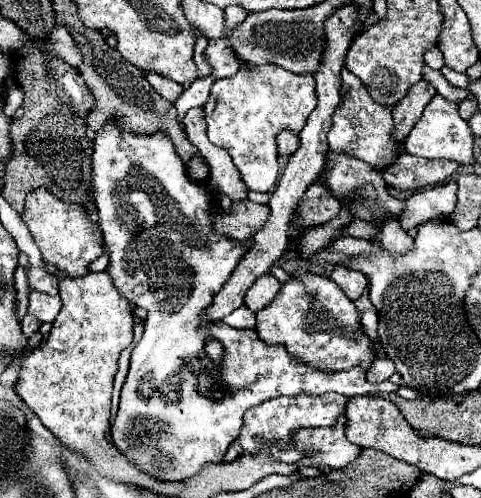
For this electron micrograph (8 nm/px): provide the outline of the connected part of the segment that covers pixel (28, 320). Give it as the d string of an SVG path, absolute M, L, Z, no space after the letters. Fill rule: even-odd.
M25 314L25 318L21 320L21 330L23 330L23 334L25 334L27 338L29 338L33 332L37 332L39 326L41 326L41 322L37 322L31 314Z

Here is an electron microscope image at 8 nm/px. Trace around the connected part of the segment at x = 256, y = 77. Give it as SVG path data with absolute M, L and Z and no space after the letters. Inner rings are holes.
M277 65L241 68L230 78L219 78L203 106L209 140L225 148L245 186L253 192L269 192L277 182L277 144L275 136L287 128L299 132L317 104L313 74L293 74ZM269 106L269 108L267 108ZM279 106L279 110L275 108Z

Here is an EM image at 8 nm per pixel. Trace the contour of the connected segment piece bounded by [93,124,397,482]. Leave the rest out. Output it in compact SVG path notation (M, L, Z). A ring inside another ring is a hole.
M109 124L103 132L97 132L97 138L95 138L95 152L93 152L93 192L95 192L95 206L97 206L97 212L99 212L99 224L101 224L101 230L103 230L103 240L105 240L105 246L107 246L107 250L109 250L109 258L111 258L111 262L109 262L109 268L107 268L107 272L111 274L111 278L113 278L113 282L117 284L117 288L121 290L121 294L133 304L133 306L139 306L139 308L145 308L147 310L147 320L145 320L145 332L143 332L143 338L139 340L139 344L133 348L133 352L131 352L131 366L129 366L129 372L127 372L127 378L125 378L125 384L123 384L123 390L121 390L121 396L123 396L123 408L135 408L135 404L151 404L151 408L159 408L159 416L155 416L155 428L159 428L159 452L155 452L155 456L159 456L159 462L149 462L149 468L145 466L145 464L135 464L135 466L139 466L139 470L143 470L143 472L147 472L149 476L153 476L153 478L159 478L159 480L165 480L165 482L181 482L181 480L187 480L187 478L191 478L191 476L195 476L199 470L201 470L201 466L203 464L207 464L207 462L223 462L223 456L225 456L225 452L227 452L227 448L229 448L229 444L233 442L233 440L237 440L237 436L239 436L239 428L241 428L241 420L243 420L243 412L247 410L247 408L251 408L251 406L257 406L257 404L261 404L261 402L265 402L265 400L269 400L269 398L275 398L275 396L297 396L297 394L323 394L323 392L339 392L339 394L343 394L343 396L359 396L359 394L369 394L369 392L397 392L397 384L393 384L393 382L383 382L383 384L373 384L371 380L369 380L369 370L366 372L367 380L372 383L369 384L367 380L365 380L365 372L361 370L361 368L353 368L351 372L337 372L337 374L327 374L327 372L311 372L311 368L303 368L303 364L295 364L295 360L291 360L291 356L287 356L287 352L283 352L283 348L267 348L261 340L259 340L259 336L255 336L255 330L243 330L243 328L255 328L255 313L249 310L245 305L241 306L237 310L234 310L225 318L225 324L223 322L219 322L219 324L199 324L199 312L207 306L207 304L211 304L211 300L213 300L213 296L219 292L219 288L223 288L225 286L225 282L229 280L229 276L233 274L233 270L235 270L235 266L239 264L239 260L243 258L243 254L247 252L247 246L243 246L241 242L235 242L235 240L231 240L231 238L227 238L227 236L223 236L223 234L217 234L215 230L213 230L213 214L211 214L211 204L213 204L213 198L211 198L211 194L203 188L203 186L199 186L199 184L193 184L193 182L189 182L187 180L187 174L185 174L185 168L183 168L183 162L179 160L179 156L175 156L175 148L171 148L171 140L167 140L167 136L163 136L163 132L159 132L159 134L155 134L155 136L131 136L129 132L119 132L113 124ZM207 336L215 336L215 338L219 338L219 342L225 346L225 360L223 360L223 384L227 384L227 400L221 400L221 402L215 402L213 404L213 400L207 400L207 398L203 398L203 396L199 396L197 392L195 392L195 376L191 376L191 372L187 372L187 368L183 368L183 364L187 362L187 360L195 360L195 368L207 368L207 360L203 360L203 344L205 344L205 340L207 340Z

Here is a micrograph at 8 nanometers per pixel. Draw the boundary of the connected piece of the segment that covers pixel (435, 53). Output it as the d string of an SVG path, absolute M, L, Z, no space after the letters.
M433 46L431 50L428 50L424 54L424 62L427 66L435 68L435 70L441 70L441 66L445 64L445 62L443 62L443 54L441 54L441 50L439 50L437 46Z

